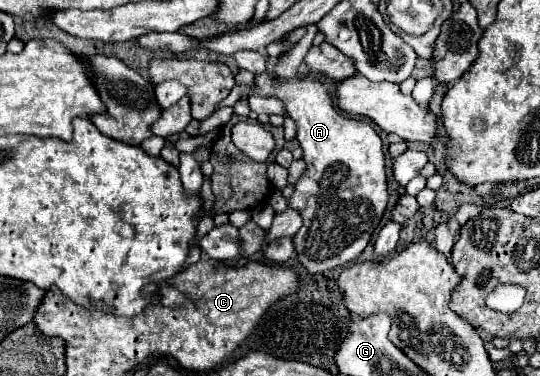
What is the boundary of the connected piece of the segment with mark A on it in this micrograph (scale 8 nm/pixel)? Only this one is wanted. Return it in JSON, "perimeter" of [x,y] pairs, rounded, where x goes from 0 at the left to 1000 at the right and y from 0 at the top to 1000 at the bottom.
{"perimeter":[[[487,191],[472,202],[469,229],[435,223],[428,250],[409,271],[409,282],[431,282],[446,261],[461,255],[506,255],[520,266],[528,277],[528,293],[550,330],[550,372],[561,394],[561,420],[569,431],[569,452],[557,468],[557,479],[546,489],[543,527],[535,527],[535,548],[550,553],[561,574],[561,601],[546,622],[546,665],[554,697],[565,707],[569,723],[591,729],[661,691],[665,676],[683,649],[691,612],[702,606],[720,537],[709,372],[683,324],[639,314],[639,303],[631,303],[631,293],[620,282],[617,255],[609,250],[609,239],[602,234],[602,223],[587,197],[569,197],[561,207],[557,202],[513,207],[502,191]]]}

